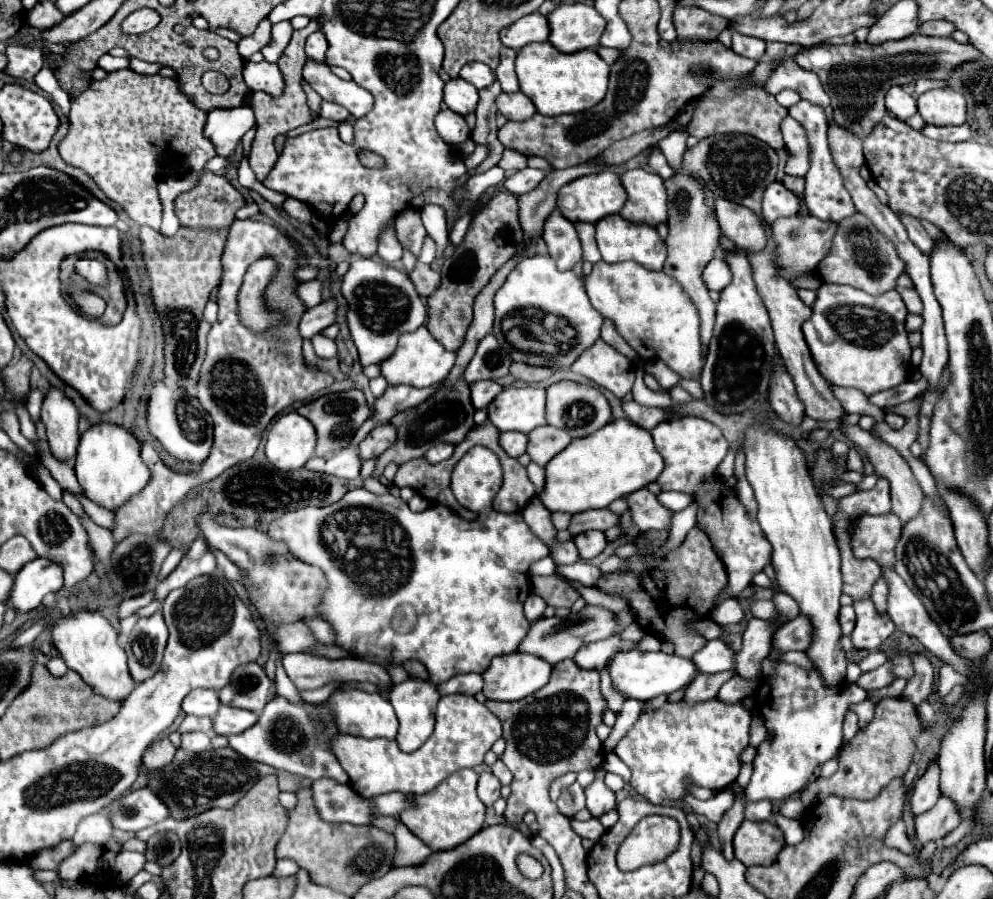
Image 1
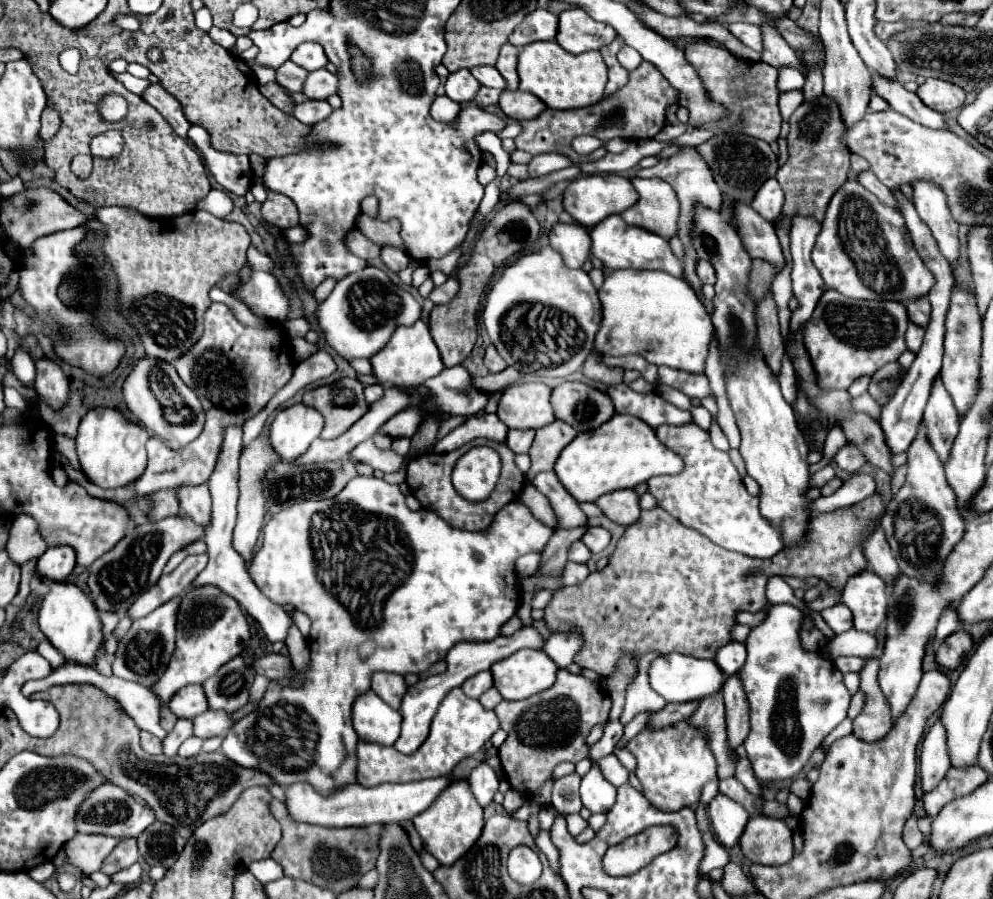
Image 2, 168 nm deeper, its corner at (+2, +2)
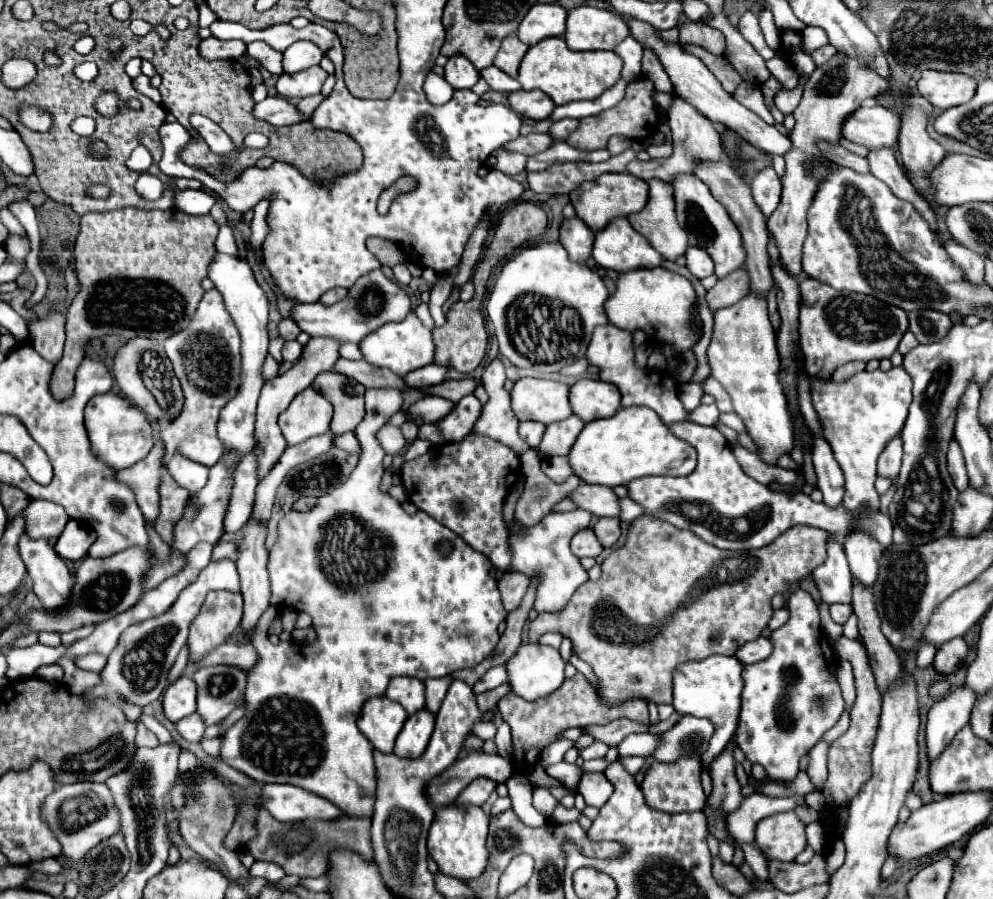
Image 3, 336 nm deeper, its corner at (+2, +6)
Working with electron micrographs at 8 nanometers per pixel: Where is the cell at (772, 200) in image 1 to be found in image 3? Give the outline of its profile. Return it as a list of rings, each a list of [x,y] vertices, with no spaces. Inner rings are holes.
[[[773,168],[761,170],[759,174],[753,174],[753,178],[749,180],[749,186],[751,186],[751,192],[753,192],[757,206],[769,218],[773,214],[773,210],[777,208],[777,204],[781,202],[781,180],[779,180],[779,176],[775,174]]]

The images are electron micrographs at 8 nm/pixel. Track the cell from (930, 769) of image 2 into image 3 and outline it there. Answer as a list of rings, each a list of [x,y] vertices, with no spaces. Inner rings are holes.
[[[959,686],[931,706],[927,720],[927,752],[931,760],[937,758],[937,754],[941,754],[953,736],[969,722],[975,700],[977,694],[971,688]]]

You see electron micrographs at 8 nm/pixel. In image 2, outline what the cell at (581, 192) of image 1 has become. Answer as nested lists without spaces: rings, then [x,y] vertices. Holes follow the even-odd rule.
[[[591,174],[591,176],[579,176],[577,180],[569,182],[569,186],[563,192],[563,210],[569,212],[579,224],[593,228],[597,222],[611,214],[621,214],[633,202],[637,200],[637,192],[631,186],[631,182],[619,174]]]

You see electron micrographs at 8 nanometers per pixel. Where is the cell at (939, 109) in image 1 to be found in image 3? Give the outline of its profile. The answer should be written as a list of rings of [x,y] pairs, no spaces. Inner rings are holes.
[[[925,70],[921,80],[917,82],[917,90],[935,108],[947,110],[951,106],[969,102],[975,96],[977,82],[975,78],[967,78],[967,74]]]

